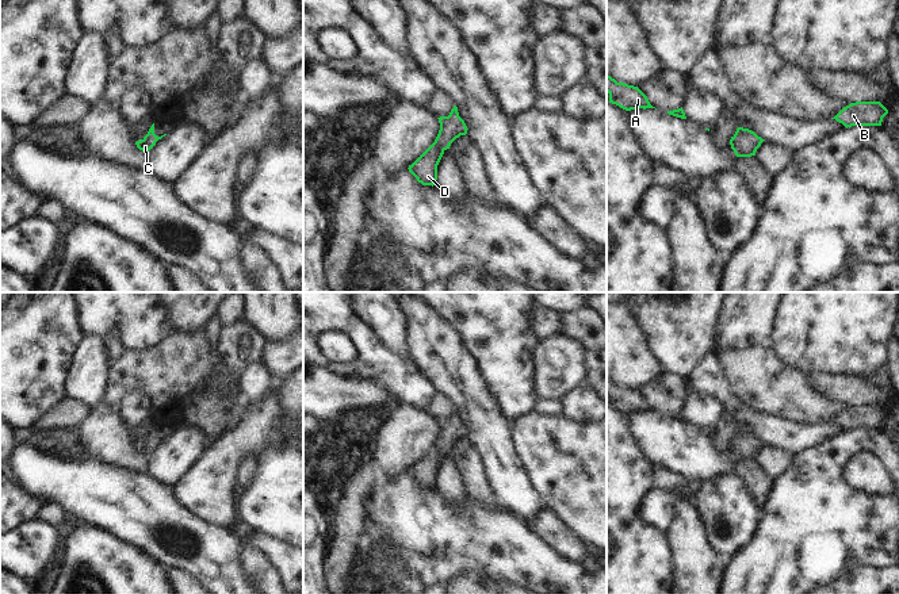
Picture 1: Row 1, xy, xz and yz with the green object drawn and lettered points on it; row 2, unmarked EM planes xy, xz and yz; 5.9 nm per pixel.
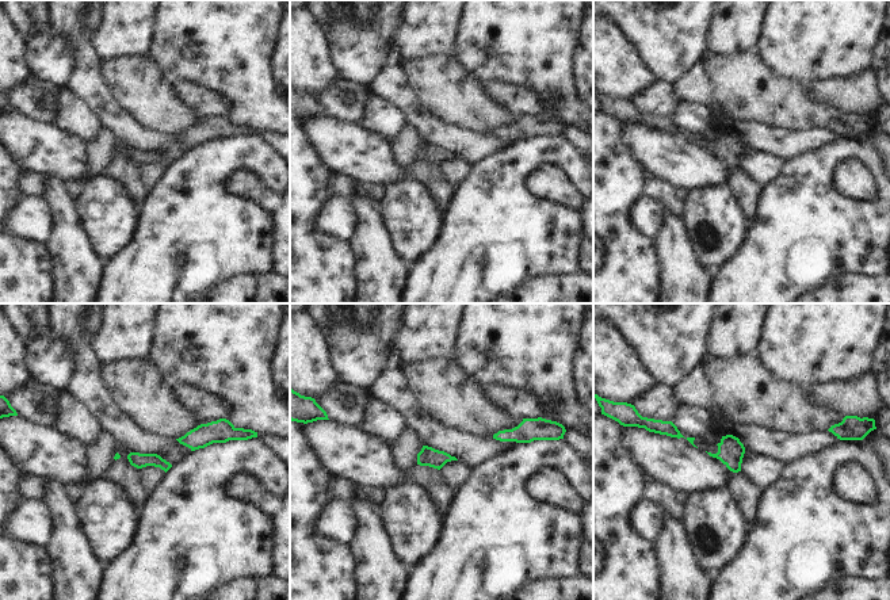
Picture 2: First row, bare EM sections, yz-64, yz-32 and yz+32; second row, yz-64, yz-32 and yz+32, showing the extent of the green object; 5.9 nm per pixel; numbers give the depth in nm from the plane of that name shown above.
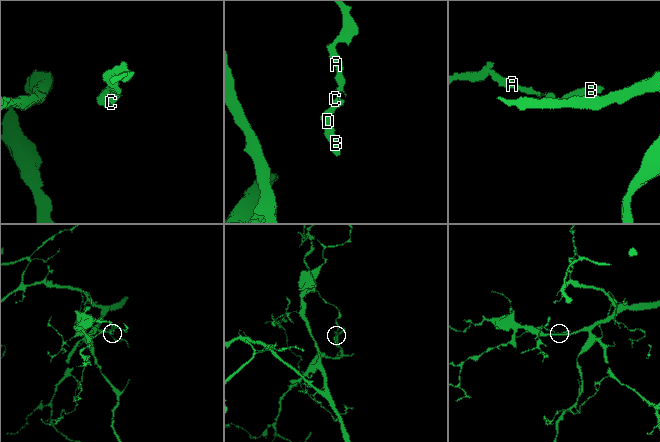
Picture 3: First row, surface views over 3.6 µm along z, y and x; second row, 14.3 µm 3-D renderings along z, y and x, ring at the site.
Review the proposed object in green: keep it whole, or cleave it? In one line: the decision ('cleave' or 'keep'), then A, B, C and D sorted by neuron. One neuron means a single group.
keep; groups A B C D

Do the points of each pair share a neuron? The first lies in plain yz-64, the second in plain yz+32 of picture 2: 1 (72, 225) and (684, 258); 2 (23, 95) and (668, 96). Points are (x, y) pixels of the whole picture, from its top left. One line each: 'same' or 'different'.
1: same
2: same

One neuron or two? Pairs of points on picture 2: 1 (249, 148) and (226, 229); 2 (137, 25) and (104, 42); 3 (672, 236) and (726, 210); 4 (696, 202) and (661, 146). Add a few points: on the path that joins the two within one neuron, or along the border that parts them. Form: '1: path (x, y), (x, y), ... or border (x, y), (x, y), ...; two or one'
1: path (229, 165), (218, 176), (218, 209); one
2: path (129, 30), (121, 38), (113, 41); one
3: border (682, 218), (698, 259); two
4: border (722, 186), (706, 186), (691, 191); two

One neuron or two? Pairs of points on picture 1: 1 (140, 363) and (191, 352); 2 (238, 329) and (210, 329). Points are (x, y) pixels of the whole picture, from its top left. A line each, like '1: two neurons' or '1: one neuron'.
1: one neuron
2: two neurons

